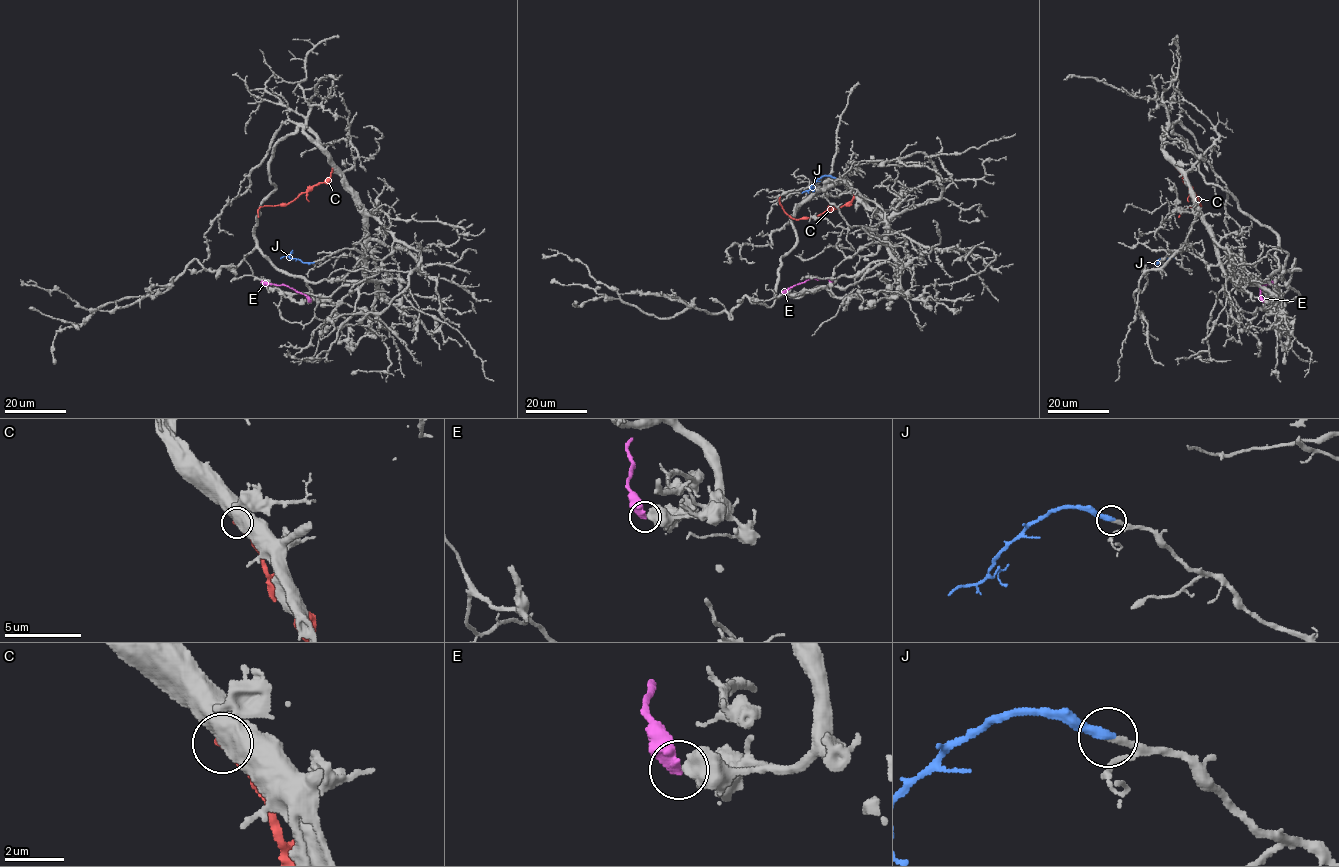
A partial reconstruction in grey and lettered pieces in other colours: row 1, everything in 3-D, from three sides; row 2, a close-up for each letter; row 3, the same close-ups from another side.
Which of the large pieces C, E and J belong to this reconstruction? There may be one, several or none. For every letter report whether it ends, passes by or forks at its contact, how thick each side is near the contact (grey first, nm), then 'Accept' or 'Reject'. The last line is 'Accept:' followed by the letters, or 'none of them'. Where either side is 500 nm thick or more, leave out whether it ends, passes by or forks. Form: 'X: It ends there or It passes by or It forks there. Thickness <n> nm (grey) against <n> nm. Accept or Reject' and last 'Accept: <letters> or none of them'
C: Thickness 700 nm (grey) against 280 nm. Reject
E: Thickness 700 nm (grey) against 550 nm. Reject
J: It ends there. Thickness 220 nm (grey) against 320 nm. Accept
Accept: J

